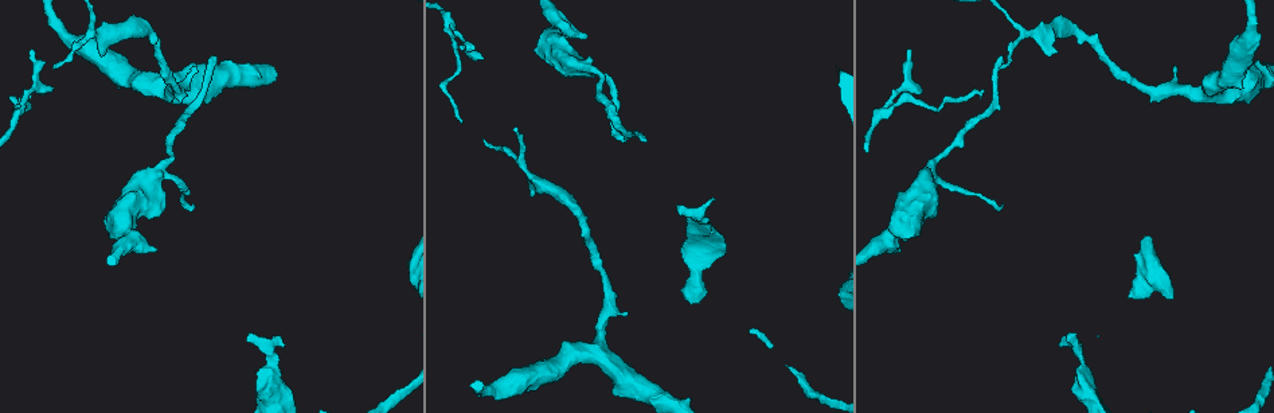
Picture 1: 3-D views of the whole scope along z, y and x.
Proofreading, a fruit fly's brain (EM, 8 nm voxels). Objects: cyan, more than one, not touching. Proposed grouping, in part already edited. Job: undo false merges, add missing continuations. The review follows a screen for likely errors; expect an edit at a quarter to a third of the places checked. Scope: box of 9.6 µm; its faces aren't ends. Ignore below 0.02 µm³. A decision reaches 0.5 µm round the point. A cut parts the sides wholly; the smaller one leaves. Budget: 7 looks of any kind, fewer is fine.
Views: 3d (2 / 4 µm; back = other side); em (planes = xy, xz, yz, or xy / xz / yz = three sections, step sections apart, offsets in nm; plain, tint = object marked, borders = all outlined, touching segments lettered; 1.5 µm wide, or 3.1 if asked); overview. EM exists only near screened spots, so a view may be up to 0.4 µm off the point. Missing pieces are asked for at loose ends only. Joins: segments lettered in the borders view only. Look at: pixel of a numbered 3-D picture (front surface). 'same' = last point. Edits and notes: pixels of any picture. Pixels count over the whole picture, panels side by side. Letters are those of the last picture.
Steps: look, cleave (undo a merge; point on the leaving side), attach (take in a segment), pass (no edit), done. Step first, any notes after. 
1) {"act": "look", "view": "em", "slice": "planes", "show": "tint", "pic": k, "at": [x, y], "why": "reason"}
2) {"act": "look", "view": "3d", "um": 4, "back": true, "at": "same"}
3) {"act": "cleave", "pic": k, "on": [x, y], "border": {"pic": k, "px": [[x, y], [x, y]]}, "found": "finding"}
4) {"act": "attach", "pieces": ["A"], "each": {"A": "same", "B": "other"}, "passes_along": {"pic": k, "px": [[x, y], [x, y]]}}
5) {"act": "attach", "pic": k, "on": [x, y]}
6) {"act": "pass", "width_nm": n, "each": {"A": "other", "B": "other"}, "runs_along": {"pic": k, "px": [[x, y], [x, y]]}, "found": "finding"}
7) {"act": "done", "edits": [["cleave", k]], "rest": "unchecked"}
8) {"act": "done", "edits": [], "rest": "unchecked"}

{"act": "look", "view": "em", "slice": "planes", "show": "plain", "pic": 1, "at": [623, 316], "why": "an open end"}

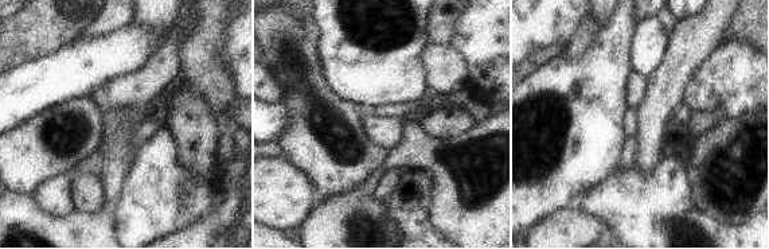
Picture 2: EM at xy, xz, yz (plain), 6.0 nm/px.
{"act": "look", "view": "em", "slice": "planes", "show": "borders", "at": "same", "why": "see the neighbours"}

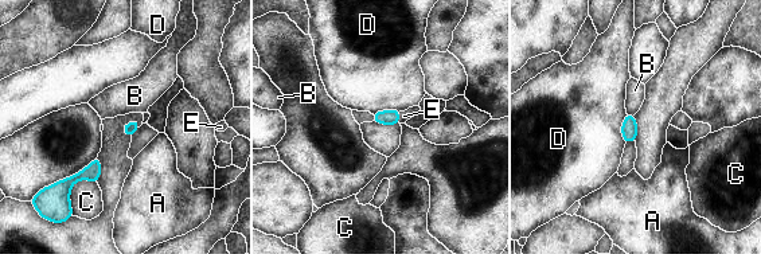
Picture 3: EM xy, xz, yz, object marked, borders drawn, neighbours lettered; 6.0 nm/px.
{"act": "attach", "pieces": ["E"], "each": {"A": "other", "B": "other", "C": "other", "D": "other", "E": "same"}, "passes_along": {"pic": 3, "px": [[390, 117], [398, 117], [404, 116]]}, "found": "the neuron continues"}

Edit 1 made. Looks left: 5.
{"act": "look", "view": "em", "slice": "planes", "show": "borders", "pic": 1, "at": [532, 188], "why": "branch stops here"}

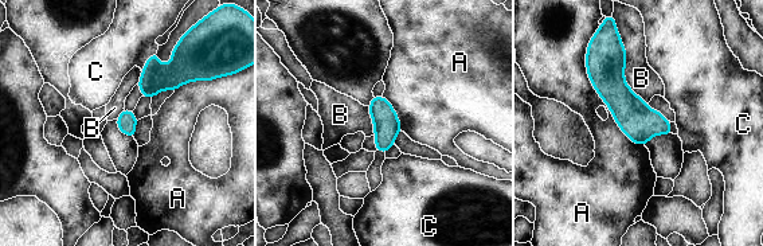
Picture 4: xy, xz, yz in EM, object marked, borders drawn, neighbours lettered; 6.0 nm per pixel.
{"act": "pass", "longest_contact_nm": ["A", 650], "each": {"A": "other", "B": "other", "C": "other"}, "runs_along": {"pic": 4, "px": [[614, 50], [614, 89], [668, 131]]}, "found": "none of them fits"}

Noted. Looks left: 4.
{"act": "look", "view": "em", "slice": "xy", "step": 8, "show": "borders", "pic": 1, "at": [461, 48], "why": "thin end"}

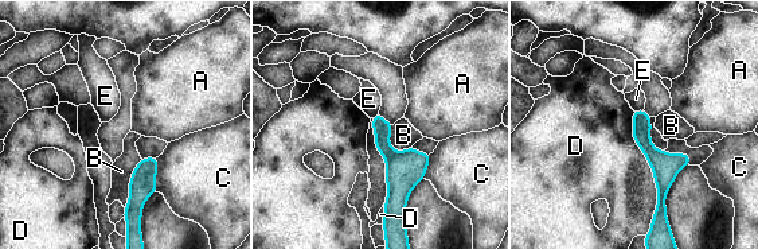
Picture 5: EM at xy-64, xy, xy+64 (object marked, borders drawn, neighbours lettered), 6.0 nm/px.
{"act": "pass", "width_nm": 100, "each": {"A": "other", "B": "other", "C": "other", "D": "other", "E": "other"}, "border": {"pic": 5, "px": [[633, 112], [656, 186], [652, 222]]}, "found": "no lettered segment goes on from it"}

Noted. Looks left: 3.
{"act": "done", "edits": [["attach", 3]], "rest": "unchecked"}

